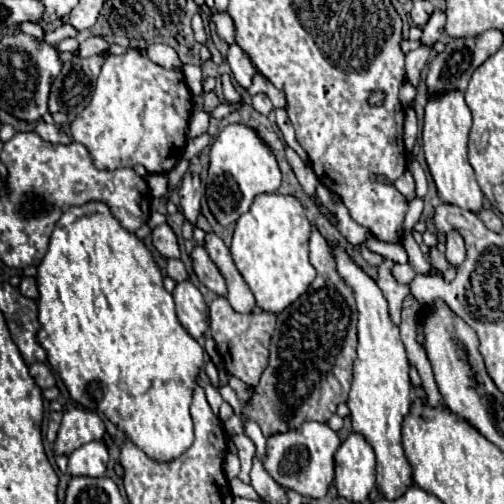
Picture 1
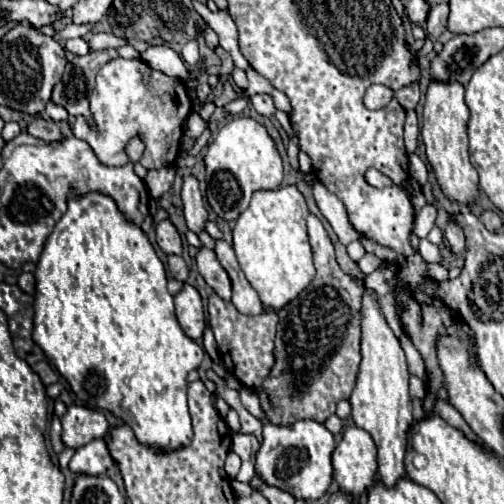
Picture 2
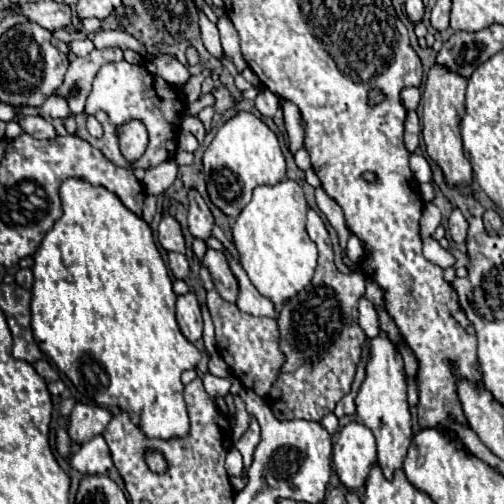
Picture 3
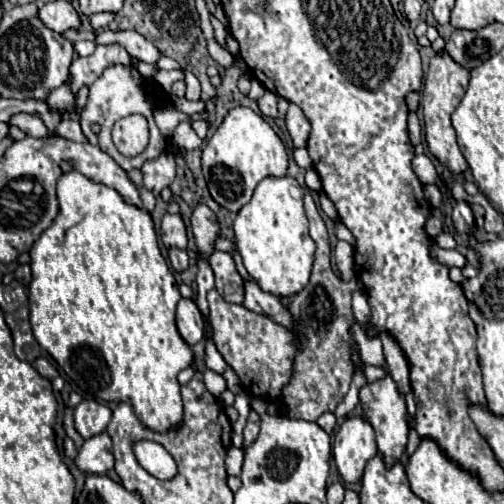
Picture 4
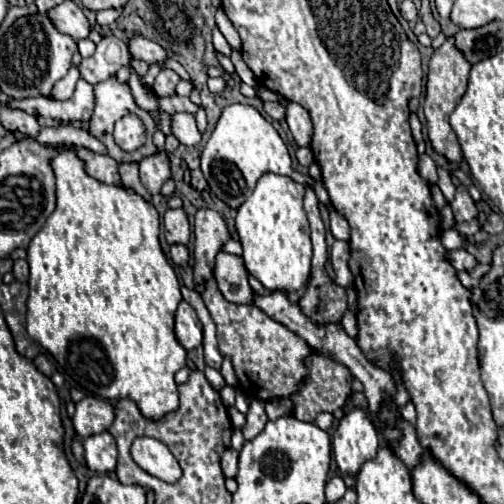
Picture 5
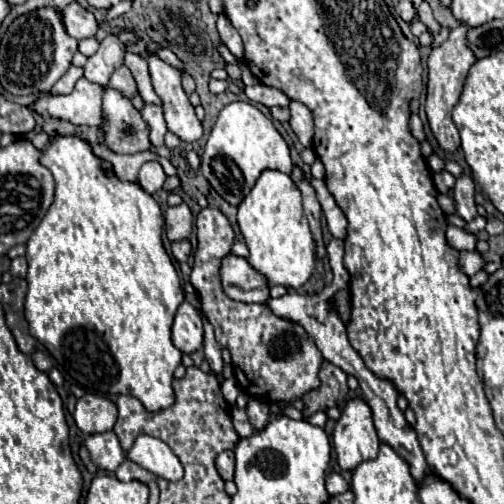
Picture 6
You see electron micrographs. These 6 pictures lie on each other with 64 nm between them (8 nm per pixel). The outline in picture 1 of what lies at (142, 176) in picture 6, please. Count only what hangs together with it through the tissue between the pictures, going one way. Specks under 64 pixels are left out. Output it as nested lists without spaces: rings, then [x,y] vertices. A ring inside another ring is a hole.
[[[148,174],[146,182],[148,182],[154,198],[166,196],[166,192],[168,192],[168,174]]]

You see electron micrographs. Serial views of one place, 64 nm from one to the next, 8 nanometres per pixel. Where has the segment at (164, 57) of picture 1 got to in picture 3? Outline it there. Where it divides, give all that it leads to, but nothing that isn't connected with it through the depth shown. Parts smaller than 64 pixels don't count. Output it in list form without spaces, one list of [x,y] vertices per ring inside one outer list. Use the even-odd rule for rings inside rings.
[[[158,56],[156,58],[156,66],[158,66],[158,76],[164,78],[170,86],[176,84],[186,84],[186,80],[190,78],[190,72],[186,66],[182,66],[176,58],[172,56]]]

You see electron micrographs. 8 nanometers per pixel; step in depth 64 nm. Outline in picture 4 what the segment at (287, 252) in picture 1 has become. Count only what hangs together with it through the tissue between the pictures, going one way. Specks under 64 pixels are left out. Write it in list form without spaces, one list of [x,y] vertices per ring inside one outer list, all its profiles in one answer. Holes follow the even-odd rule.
[[[268,176],[256,186],[252,200],[238,210],[234,220],[236,246],[244,260],[244,268],[264,292],[292,296],[308,284],[316,246],[308,234],[302,198],[304,188],[294,178]]]

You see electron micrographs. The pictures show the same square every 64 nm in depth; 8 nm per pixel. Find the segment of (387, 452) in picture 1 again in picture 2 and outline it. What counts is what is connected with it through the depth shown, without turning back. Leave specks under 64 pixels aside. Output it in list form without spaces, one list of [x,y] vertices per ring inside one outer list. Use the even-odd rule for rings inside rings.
[[[364,292],[362,298],[362,362],[360,362],[360,372],[356,378],[354,392],[350,396],[352,404],[352,418],[358,428],[364,428],[366,432],[372,434],[376,448],[378,448],[378,476],[386,486],[394,486],[398,478],[406,476],[404,472],[404,454],[406,454],[406,444],[408,444],[408,430],[412,426],[412,400],[408,394],[408,368],[406,368],[406,358],[400,348],[398,338],[392,334],[390,326],[386,324],[384,316],[378,310],[378,302],[372,292]]]

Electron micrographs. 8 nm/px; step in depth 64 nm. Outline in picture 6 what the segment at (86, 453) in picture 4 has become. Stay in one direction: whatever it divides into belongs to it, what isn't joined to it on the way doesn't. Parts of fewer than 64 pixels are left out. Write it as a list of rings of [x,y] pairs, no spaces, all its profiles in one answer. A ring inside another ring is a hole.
[[[114,432],[88,436],[86,448],[90,450],[94,464],[106,472],[114,472],[126,460],[126,452],[120,448],[118,436]]]

